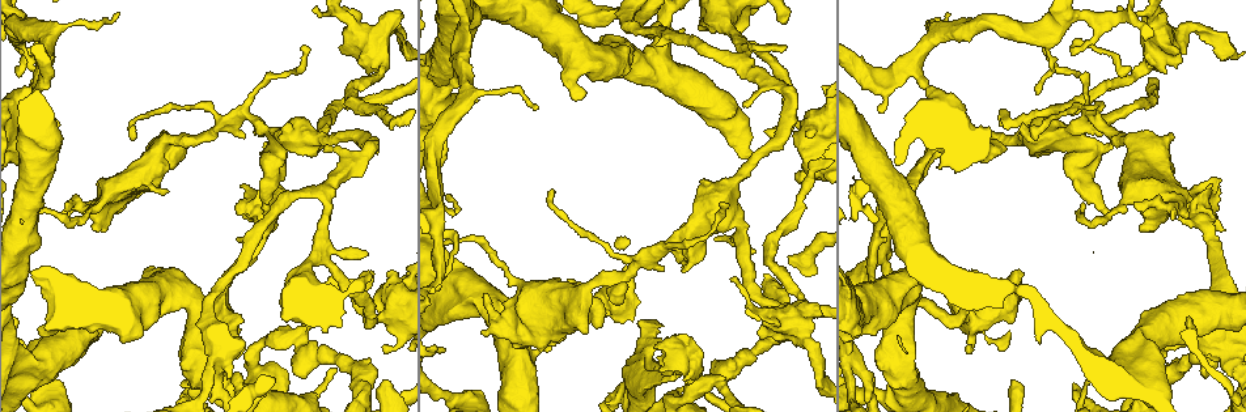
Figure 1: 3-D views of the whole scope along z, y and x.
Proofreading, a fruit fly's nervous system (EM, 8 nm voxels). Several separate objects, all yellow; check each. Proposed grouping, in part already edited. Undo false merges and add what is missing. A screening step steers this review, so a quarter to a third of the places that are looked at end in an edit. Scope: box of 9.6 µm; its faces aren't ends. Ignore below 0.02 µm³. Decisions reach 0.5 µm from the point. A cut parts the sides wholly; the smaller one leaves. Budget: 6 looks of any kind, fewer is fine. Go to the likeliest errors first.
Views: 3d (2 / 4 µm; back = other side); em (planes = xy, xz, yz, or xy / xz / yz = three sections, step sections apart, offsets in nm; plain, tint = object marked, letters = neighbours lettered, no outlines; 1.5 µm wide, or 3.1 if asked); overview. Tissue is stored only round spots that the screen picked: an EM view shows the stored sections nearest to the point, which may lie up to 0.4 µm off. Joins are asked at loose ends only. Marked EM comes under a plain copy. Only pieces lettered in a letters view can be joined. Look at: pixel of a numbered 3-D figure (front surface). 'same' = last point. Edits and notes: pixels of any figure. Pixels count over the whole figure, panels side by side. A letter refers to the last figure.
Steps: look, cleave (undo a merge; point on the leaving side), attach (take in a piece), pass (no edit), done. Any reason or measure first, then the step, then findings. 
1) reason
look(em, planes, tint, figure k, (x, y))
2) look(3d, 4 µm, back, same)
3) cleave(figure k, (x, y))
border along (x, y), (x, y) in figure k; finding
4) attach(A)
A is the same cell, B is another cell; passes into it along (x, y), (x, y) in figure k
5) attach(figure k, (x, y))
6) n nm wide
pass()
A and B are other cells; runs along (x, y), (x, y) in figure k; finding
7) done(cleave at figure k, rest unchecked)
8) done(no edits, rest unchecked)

free end
look(3d, 2 µm, figure 1, (372, 272))

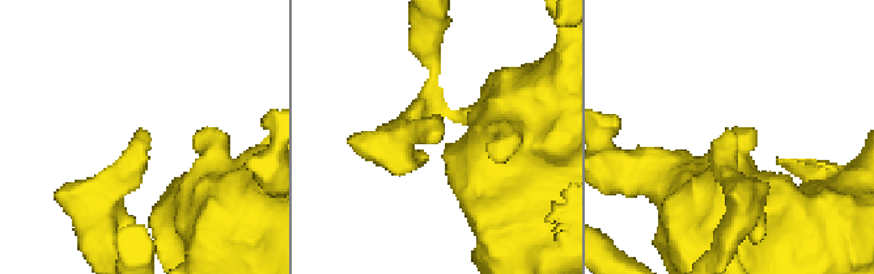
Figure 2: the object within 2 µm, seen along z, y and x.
now the EM
look(em, planes, letters, figure 2, (142, 129))

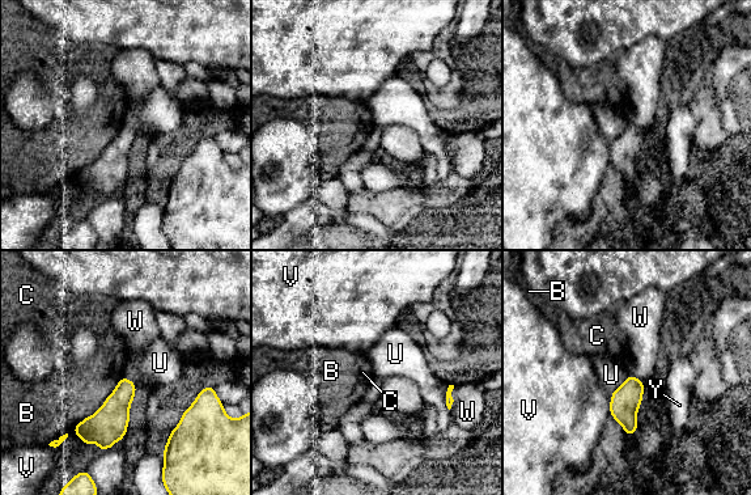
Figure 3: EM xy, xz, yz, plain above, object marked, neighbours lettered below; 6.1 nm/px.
B touches over 420 nm
pass()
B, C, U, V, W and Y are other cells; border along (448, 385), (445, 405), (449, 410) in figure 3; none of them fits

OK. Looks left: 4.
sudden change in width
look(em, yz, step 8, tint, figure 1, (1141, 70))

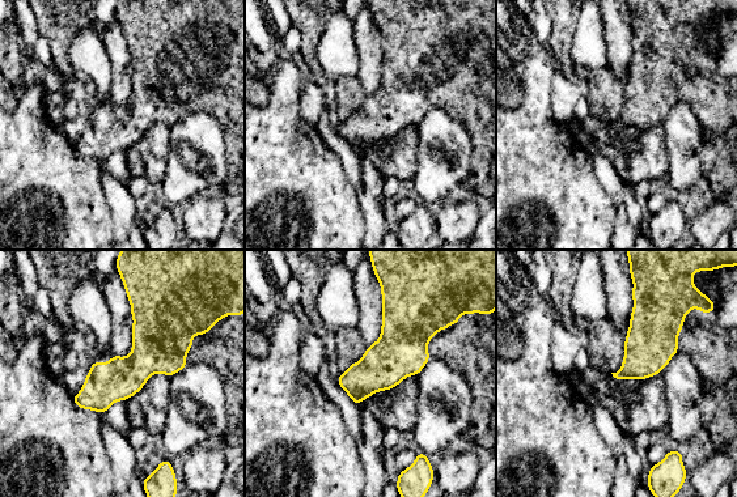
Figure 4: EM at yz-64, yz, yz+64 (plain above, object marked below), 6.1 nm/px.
another direction
look(em, planes, letters, same)

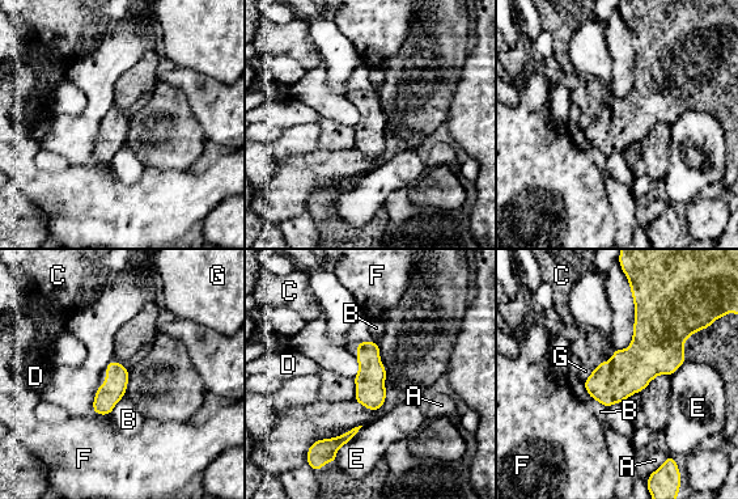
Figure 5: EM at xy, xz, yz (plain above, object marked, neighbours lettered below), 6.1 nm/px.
pass()
A, B, C, D, E, F and G are other cells; all the same neuron

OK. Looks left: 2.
an open end
look(3d, 4 µm, back, figure 1, (1188, 214))

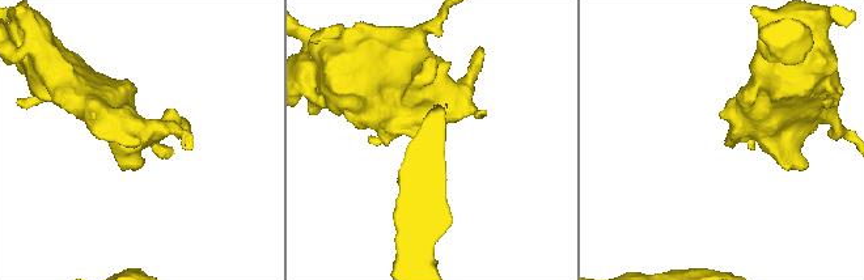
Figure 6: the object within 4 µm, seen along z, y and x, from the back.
need the tissue
look(em, planes, letters, figure 6, (725, 143))

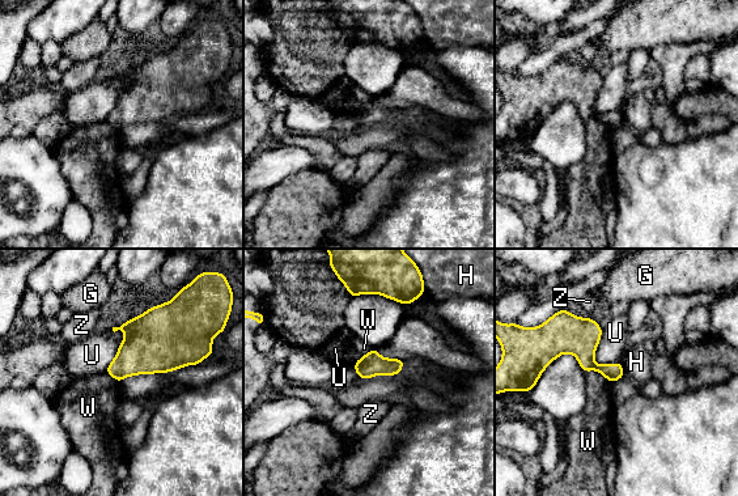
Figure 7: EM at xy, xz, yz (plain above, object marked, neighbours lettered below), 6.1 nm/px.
pass()
G, H, U, W and Z are other cells; border along (399, 373), (376, 374), (360, 380) in figure 7; none of them fits

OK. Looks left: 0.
done(no edits, rest unchecked)

